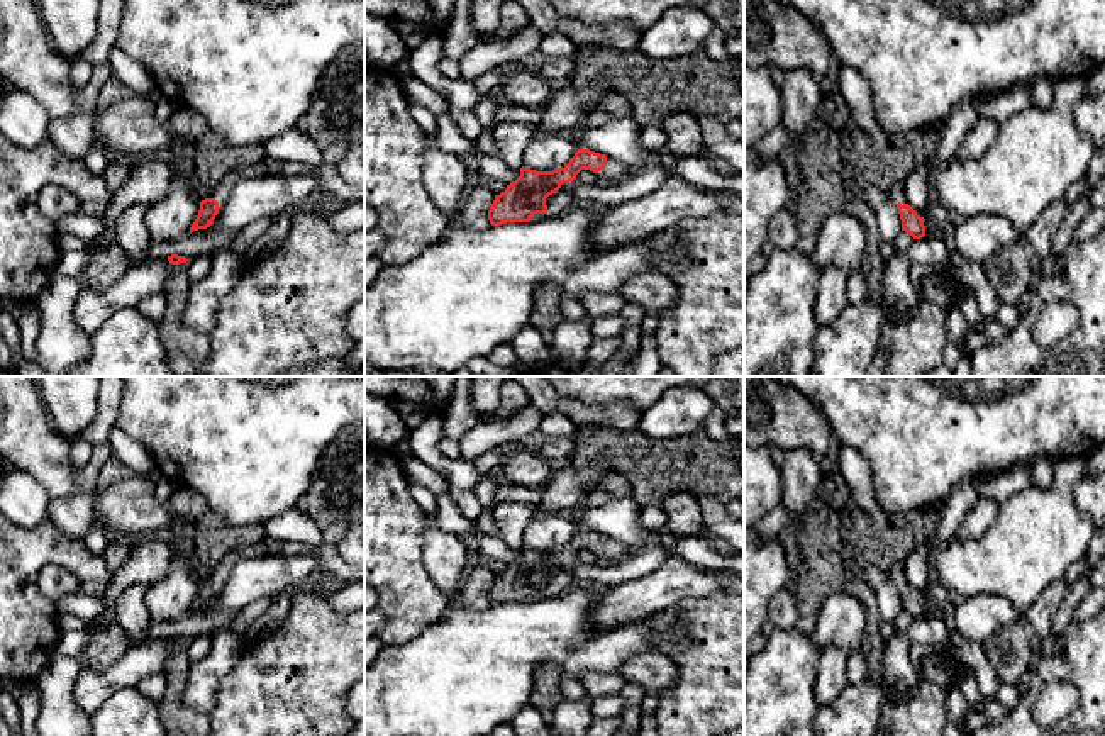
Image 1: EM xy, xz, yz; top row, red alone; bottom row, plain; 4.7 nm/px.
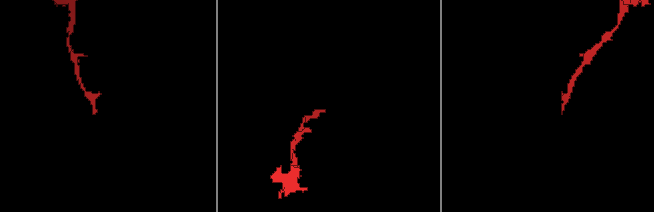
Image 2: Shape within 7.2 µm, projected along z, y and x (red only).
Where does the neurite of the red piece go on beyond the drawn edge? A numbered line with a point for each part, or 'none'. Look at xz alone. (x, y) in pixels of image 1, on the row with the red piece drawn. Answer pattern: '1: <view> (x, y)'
1: xz (614, 172)
2: xz (561, 200)

